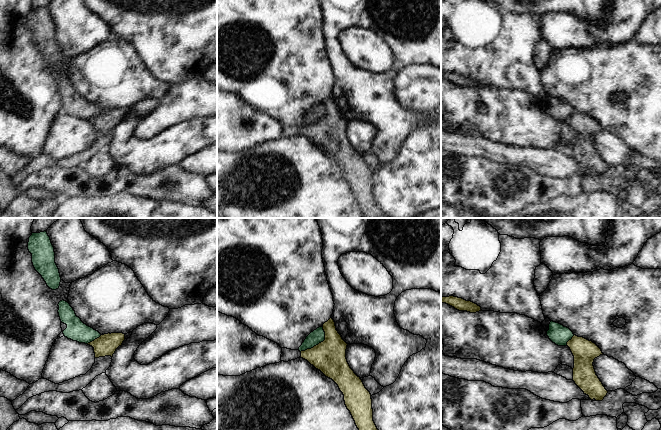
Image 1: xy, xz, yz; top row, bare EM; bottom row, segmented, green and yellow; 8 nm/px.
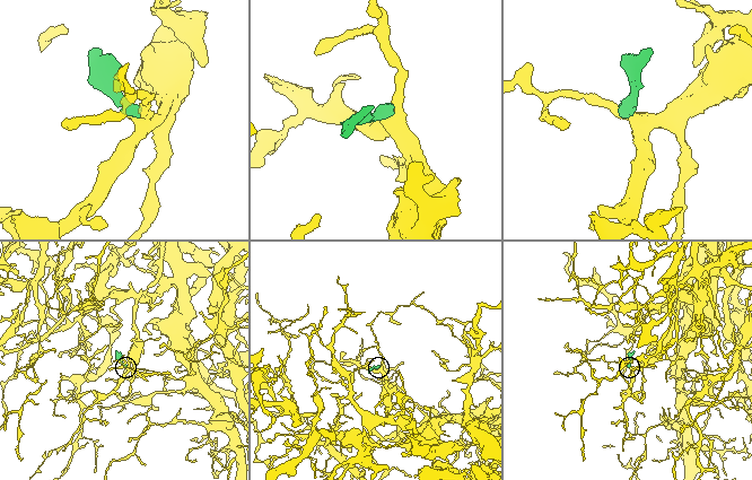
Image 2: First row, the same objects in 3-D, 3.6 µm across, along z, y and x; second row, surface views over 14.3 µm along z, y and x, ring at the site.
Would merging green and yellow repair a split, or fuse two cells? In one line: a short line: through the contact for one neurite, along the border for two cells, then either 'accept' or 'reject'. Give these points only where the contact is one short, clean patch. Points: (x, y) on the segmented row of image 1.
line xz (322, 326), (324, 339), (312, 347), (300, 351); reject

